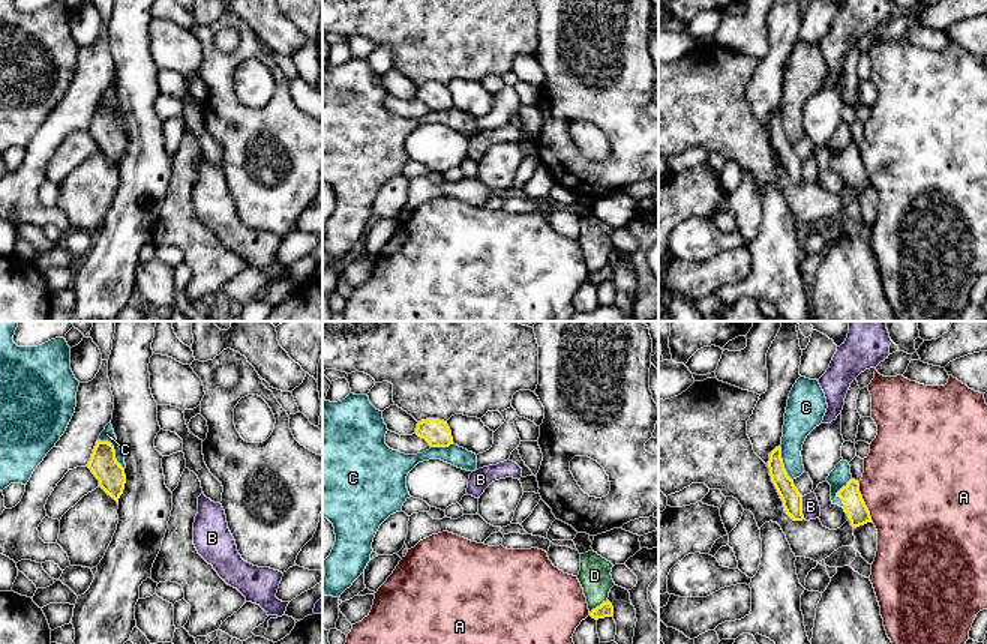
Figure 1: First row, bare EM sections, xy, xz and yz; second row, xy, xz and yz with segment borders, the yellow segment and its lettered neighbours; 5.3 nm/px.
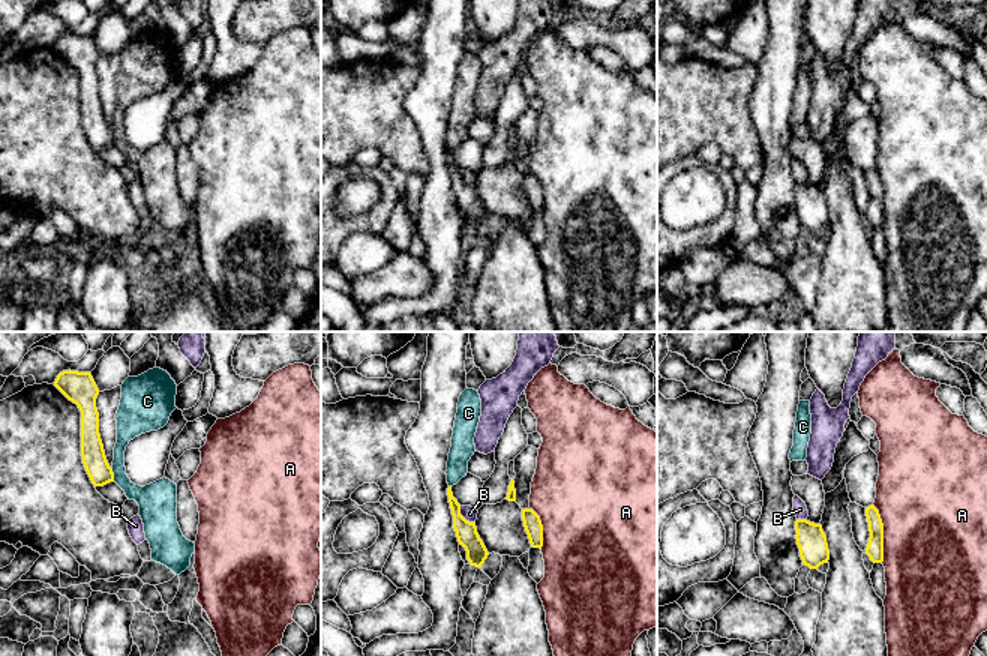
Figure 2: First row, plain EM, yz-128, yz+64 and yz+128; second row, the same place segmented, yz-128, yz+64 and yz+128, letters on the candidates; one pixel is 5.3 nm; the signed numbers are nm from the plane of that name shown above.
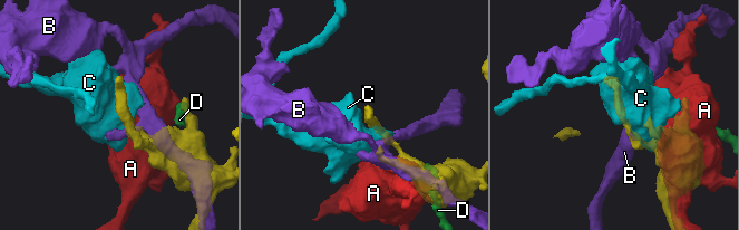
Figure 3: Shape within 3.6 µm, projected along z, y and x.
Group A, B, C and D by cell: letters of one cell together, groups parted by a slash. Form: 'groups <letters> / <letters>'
groups A / B / C / D

